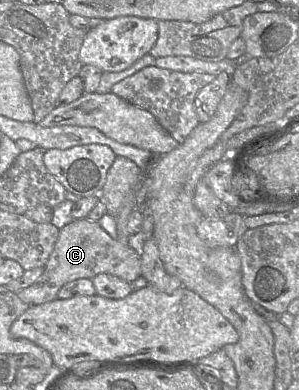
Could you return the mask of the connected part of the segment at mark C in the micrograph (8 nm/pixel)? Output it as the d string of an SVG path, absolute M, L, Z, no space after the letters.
M88 218L73 219L60 229L58 240L44 266L41 277L31 286L20 290L18 297L30 306L41 305L58 298L62 286L80 278L94 278L100 273L115 275L129 283L141 275L142 243L137 239L124 244L111 237L99 224Z

